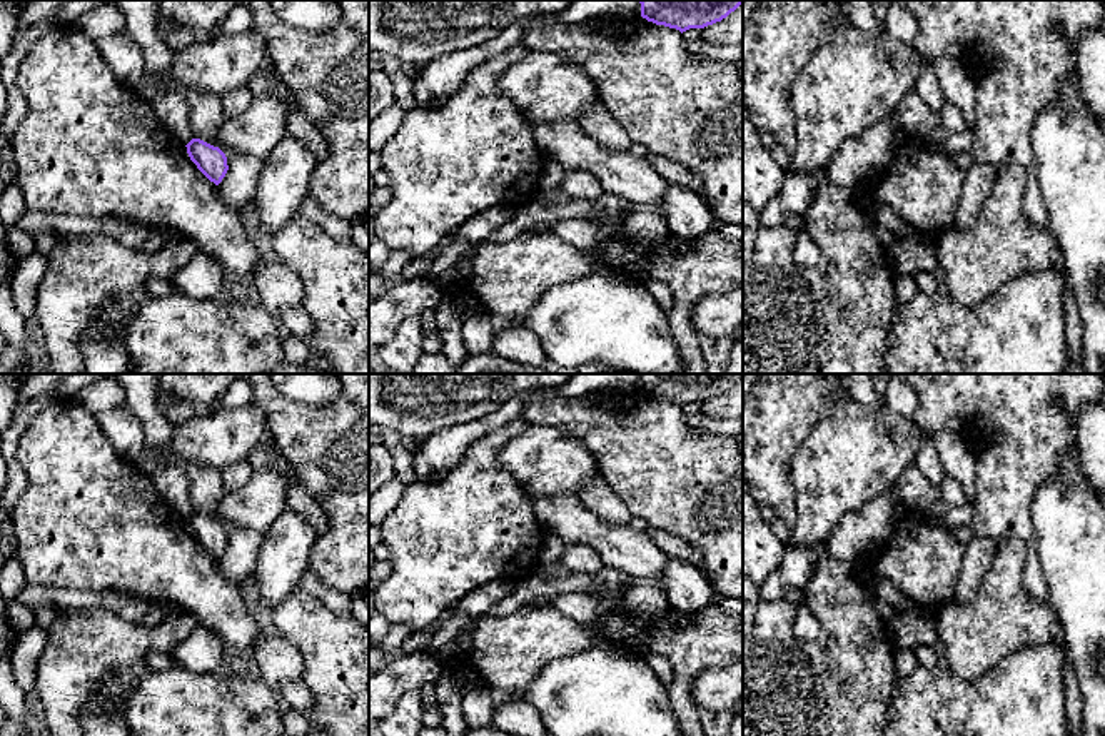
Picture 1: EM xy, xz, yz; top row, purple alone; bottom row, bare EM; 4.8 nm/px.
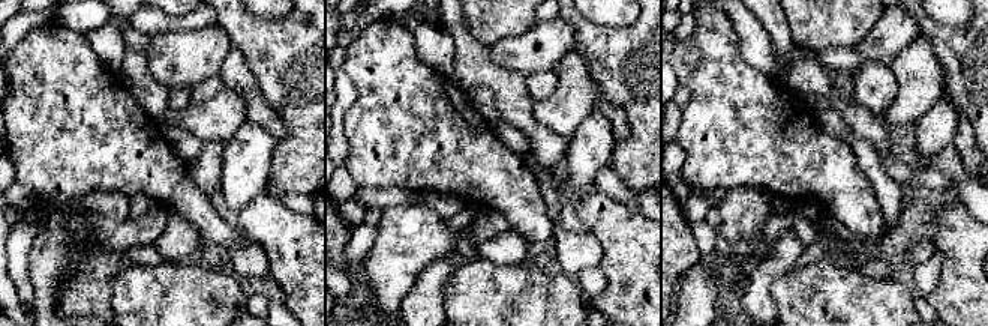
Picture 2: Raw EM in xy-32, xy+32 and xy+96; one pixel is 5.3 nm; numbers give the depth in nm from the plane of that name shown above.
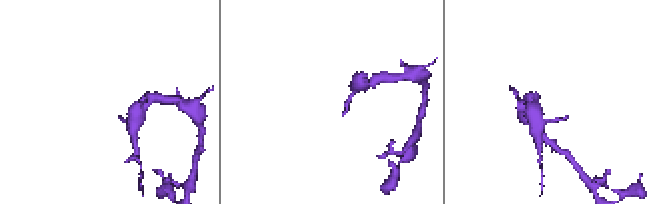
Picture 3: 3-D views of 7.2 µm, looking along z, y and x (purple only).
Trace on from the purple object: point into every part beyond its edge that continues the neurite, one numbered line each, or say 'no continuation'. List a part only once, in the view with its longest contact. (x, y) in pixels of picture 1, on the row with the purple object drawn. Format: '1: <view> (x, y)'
no continuation

